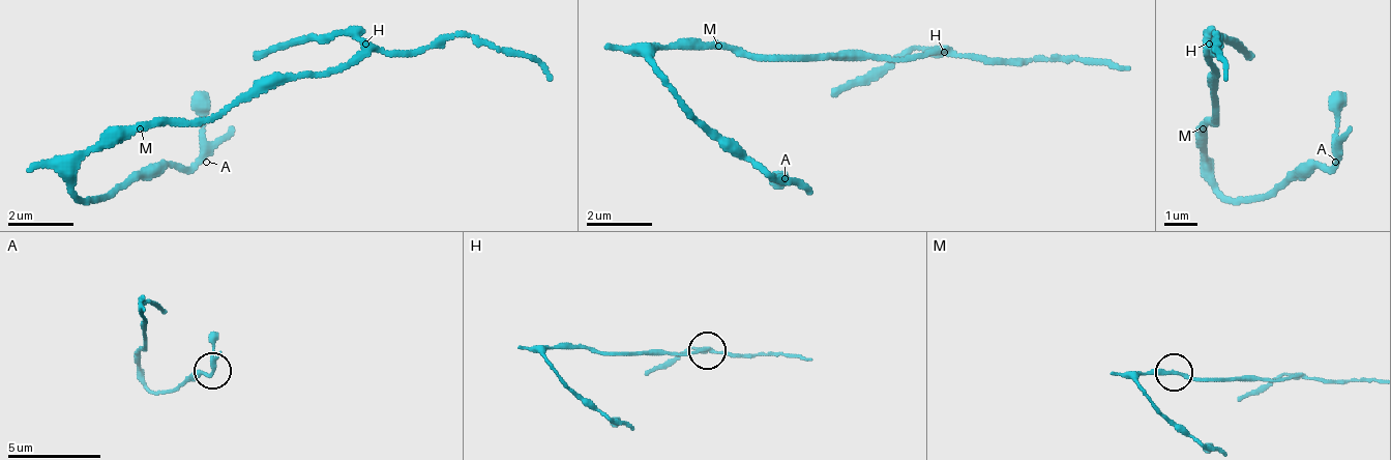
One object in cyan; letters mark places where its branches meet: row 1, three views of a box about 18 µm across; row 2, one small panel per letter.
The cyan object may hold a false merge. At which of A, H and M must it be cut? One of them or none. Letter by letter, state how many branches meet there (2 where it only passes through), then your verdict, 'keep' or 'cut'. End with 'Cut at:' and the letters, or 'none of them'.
A: 3 branches meet; keep
H: 3 branches meet; cut
M: 2 branches meet; keep
Cut at: H

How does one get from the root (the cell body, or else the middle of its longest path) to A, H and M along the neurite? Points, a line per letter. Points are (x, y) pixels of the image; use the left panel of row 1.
A: (189, 120), (115, 128), (82, 162), (74, 187), (82, 195), (115, 195), (131, 178), (206, 162)
H: (189, 120), (214, 120), (289, 79), (330, 79), (363, 46)
M: (189, 120), (156, 120), (148, 128), (140, 128)

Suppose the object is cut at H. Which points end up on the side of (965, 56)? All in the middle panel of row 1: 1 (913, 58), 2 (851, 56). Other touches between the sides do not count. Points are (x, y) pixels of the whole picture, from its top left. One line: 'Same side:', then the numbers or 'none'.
Same side: none

